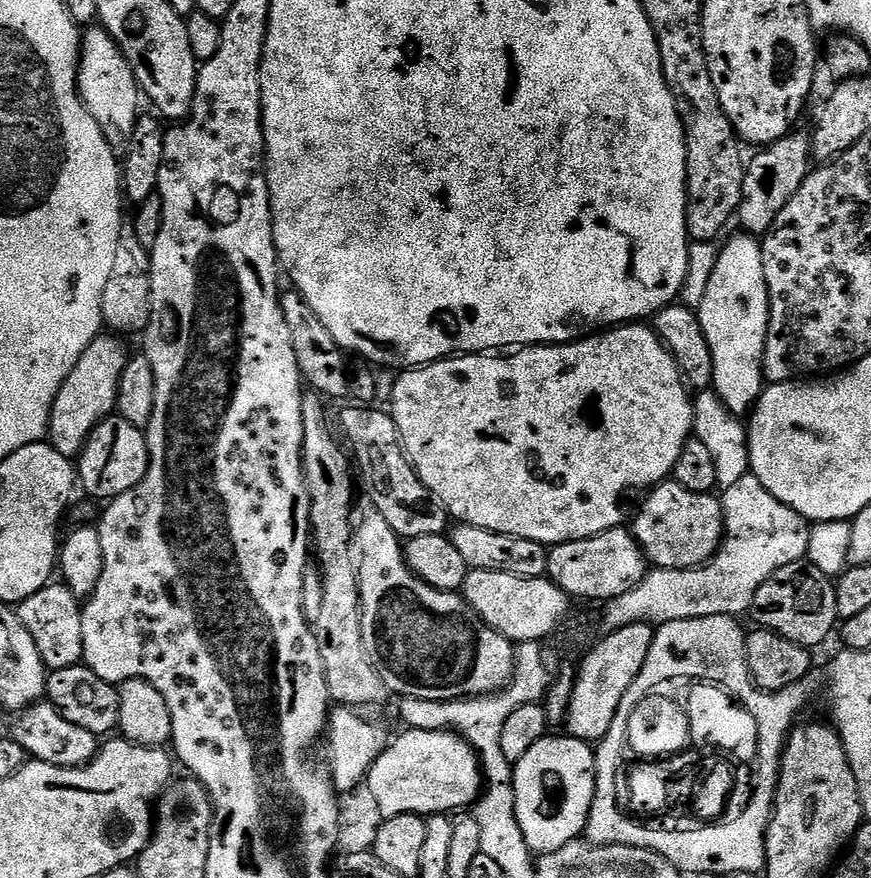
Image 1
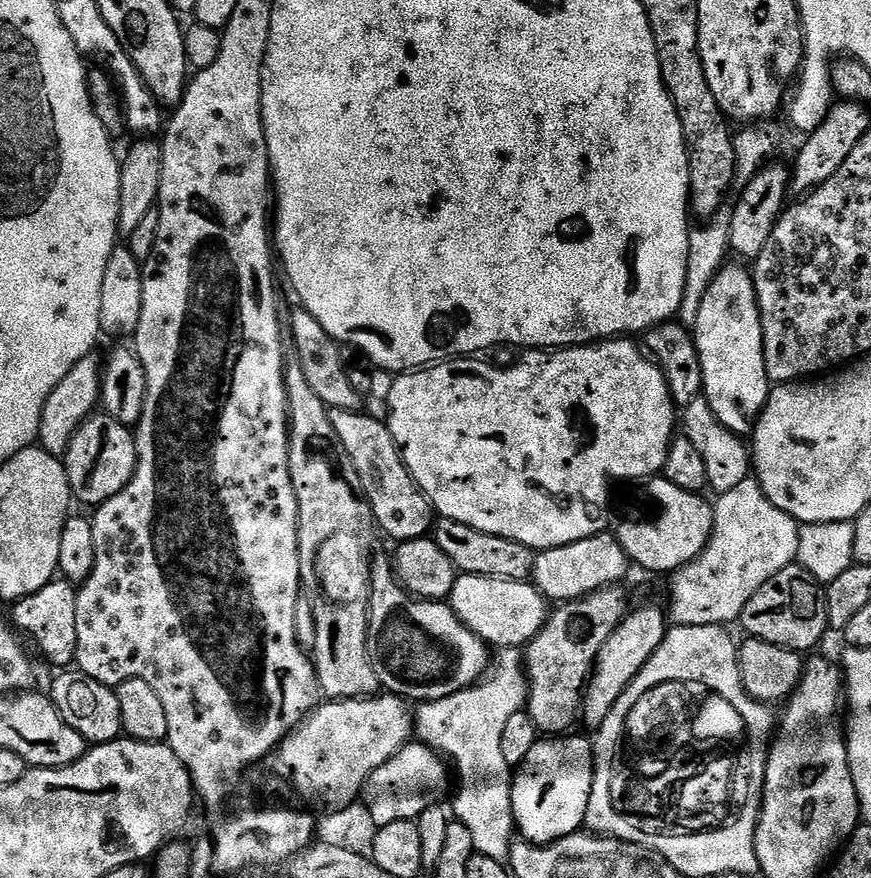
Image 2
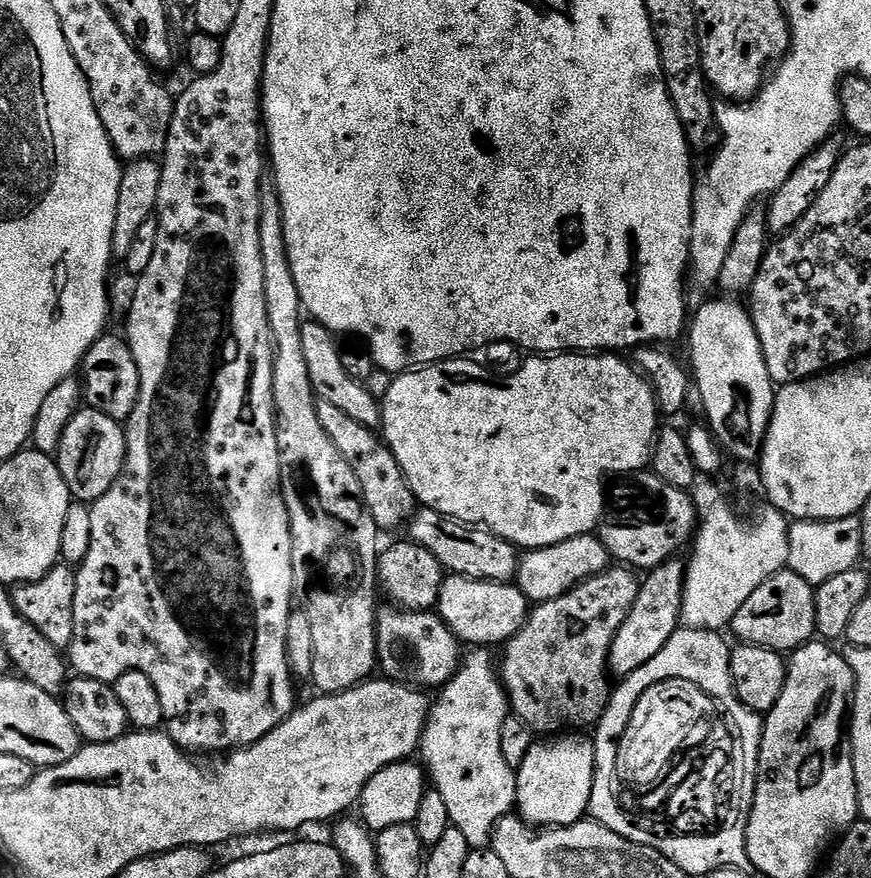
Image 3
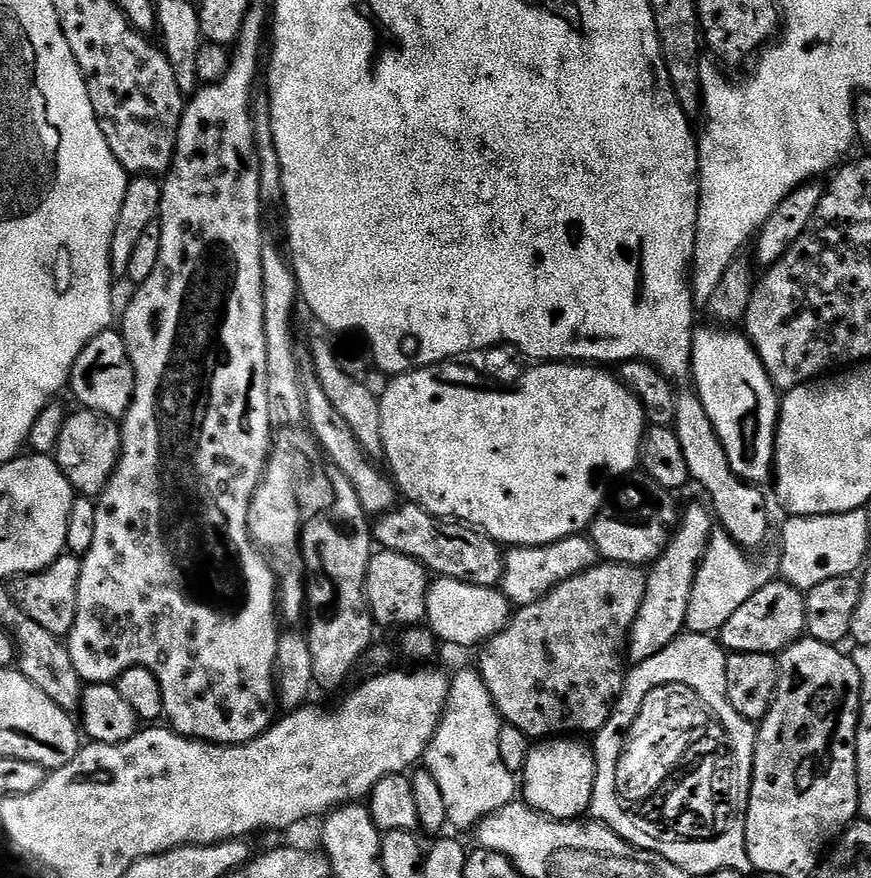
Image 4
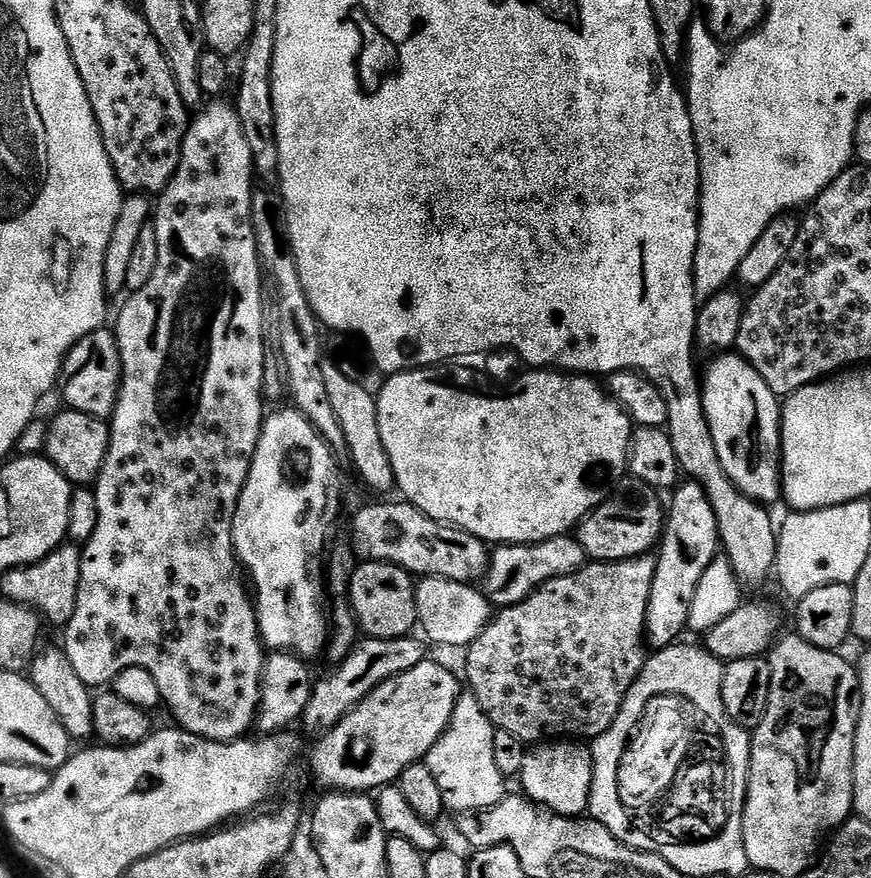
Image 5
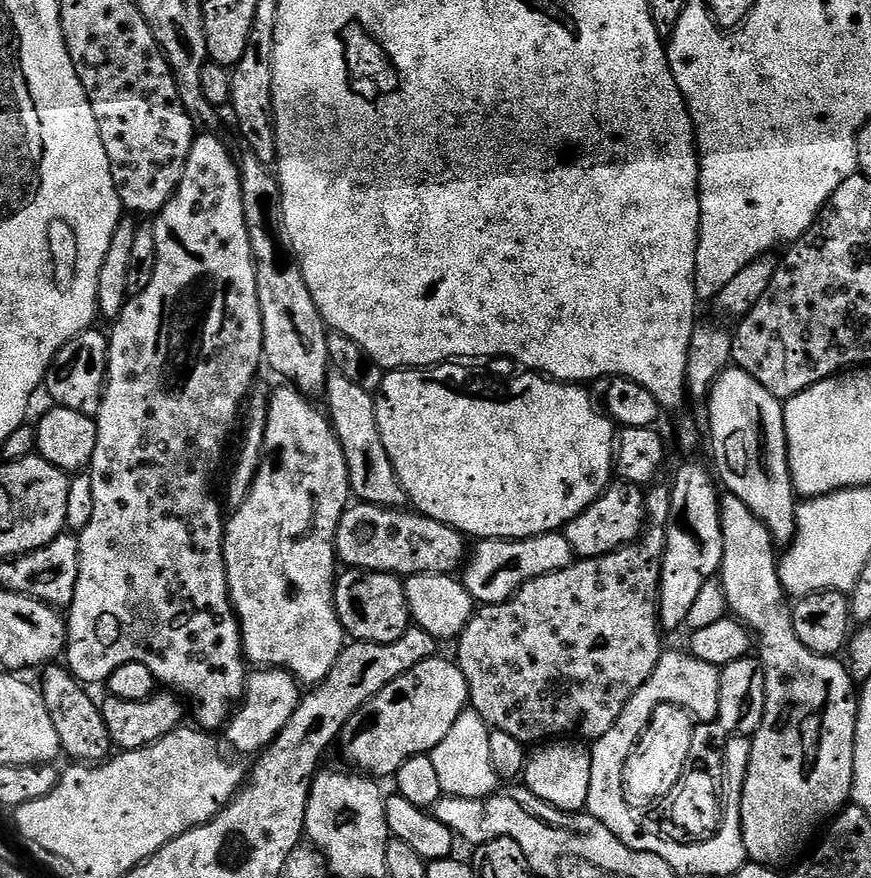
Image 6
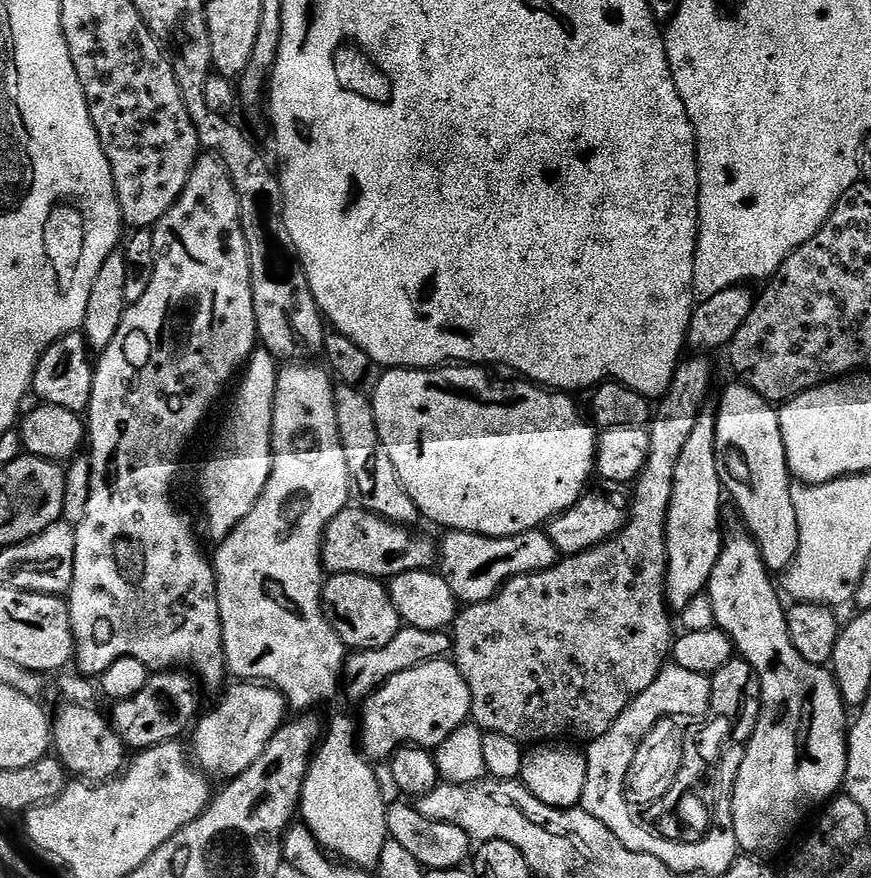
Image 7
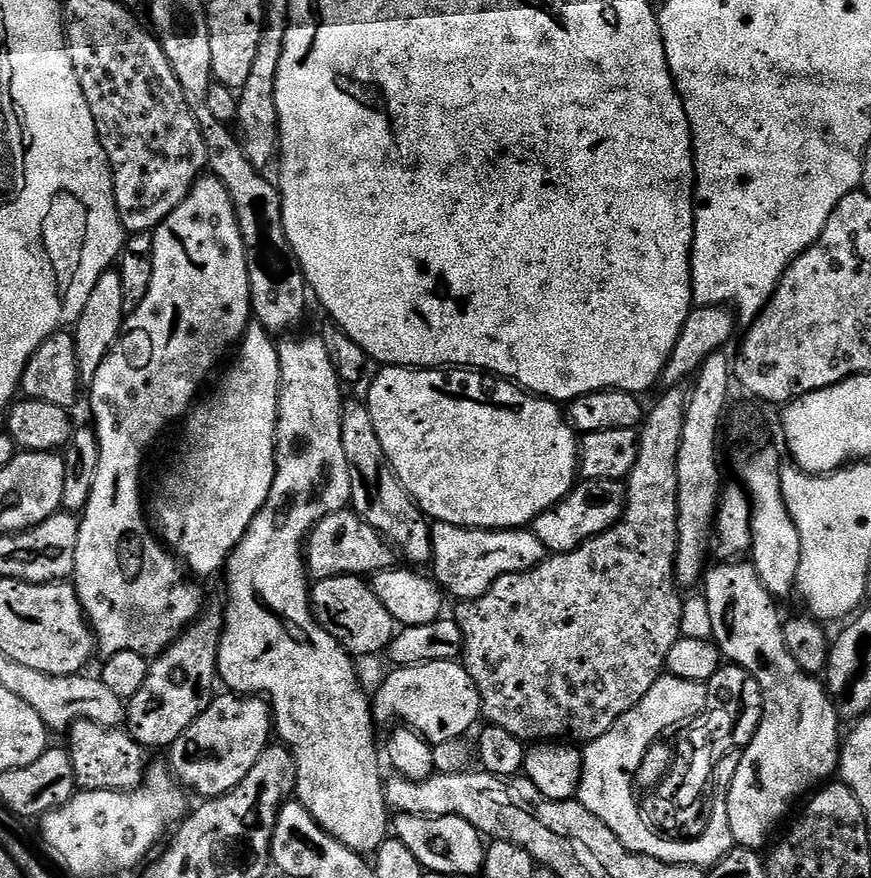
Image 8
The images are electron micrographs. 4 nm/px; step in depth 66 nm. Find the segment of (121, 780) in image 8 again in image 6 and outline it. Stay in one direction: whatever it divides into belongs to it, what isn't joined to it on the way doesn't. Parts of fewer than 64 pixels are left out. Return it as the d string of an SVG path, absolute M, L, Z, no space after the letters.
M56 662L47 665L39 676L40 697L46 702L46 710L50 710L50 722L54 722L54 734L58 734L61 753L65 757L68 755L69 761L93 766L109 759L113 755L114 745L110 730L106 730L106 722L102 722L100 704L92 701L88 693L91 691L67 667Z

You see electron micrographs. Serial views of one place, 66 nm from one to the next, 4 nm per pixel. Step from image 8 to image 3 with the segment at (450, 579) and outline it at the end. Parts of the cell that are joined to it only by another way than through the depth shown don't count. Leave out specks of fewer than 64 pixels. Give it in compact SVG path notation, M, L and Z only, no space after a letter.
M589 534L578 538L566 538L554 546L533 548L520 557L520 569L515 583L523 596L533 604L545 604L554 598L562 598L571 588L577 588L582 582L594 578L599 572L610 567L610 555L599 535Z

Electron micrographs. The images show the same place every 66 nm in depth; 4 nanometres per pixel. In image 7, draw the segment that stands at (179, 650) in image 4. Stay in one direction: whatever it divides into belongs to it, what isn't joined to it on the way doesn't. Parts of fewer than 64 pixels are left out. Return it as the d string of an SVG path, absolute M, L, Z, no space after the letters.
M211 154L201 155L197 159L178 202L155 224L152 233L156 255L154 278L146 294L142 294L142 298L138 298L136 304L129 304L125 308L124 317L118 326L118 334L114 334L114 342L110 342L110 346L106 346L106 350L99 353L94 364L94 382L86 413L86 440L87 443L92 443L90 502L86 502L86 518L82 518L82 522L75 525L74 582L71 592L66 596L72 619L72 633L76 639L74 664L75 667L81 668L77 669L85 677L98 678L103 672L110 670L110 666L118 662L118 658L138 658L138 662L142 662L149 670L191 670L205 689L206 687L219 689L225 683L226 665L222 622L216 601L216 571L212 568L209 553L204 553L204 548L200 545L201 537L198 535L197 525L195 528L191 518L182 509L176 508L175 502L172 501L172 479L176 476L176 463L179 462L184 447L195 438L196 431L203 426L212 403L223 394L228 383L231 385L237 379L238 373L247 365L252 353L258 348L254 294L250 286L250 258L240 225L240 196L234 190L234 182L230 182L230 174L220 160Z

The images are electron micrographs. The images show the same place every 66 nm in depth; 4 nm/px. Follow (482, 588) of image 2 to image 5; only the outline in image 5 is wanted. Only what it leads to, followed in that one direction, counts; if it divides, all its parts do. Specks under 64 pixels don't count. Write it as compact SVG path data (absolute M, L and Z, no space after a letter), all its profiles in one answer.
M425 576L417 583L416 609L419 627L424 627L423 635L433 645L445 644L448 648L460 650L472 644L494 615L493 605L489 604L479 587L437 576Z

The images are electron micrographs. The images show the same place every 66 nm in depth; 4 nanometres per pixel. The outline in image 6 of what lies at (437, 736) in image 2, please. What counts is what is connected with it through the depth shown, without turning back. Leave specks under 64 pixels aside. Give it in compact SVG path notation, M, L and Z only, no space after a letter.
M466 710L458 714L458 722L450 726L446 738L434 746L430 755L434 770L438 770L438 782L442 782L444 796L483 800L497 791L498 777L490 762L490 729L477 712Z

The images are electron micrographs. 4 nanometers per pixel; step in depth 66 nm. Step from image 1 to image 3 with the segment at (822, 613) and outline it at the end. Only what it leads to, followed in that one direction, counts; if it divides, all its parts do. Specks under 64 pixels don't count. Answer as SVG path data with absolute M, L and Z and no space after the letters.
M791 570L774 574L766 578L766 582L746 598L746 602L742 602L742 610L734 614L730 628L736 631L737 641L791 654L817 635L816 588L806 582L804 576Z

